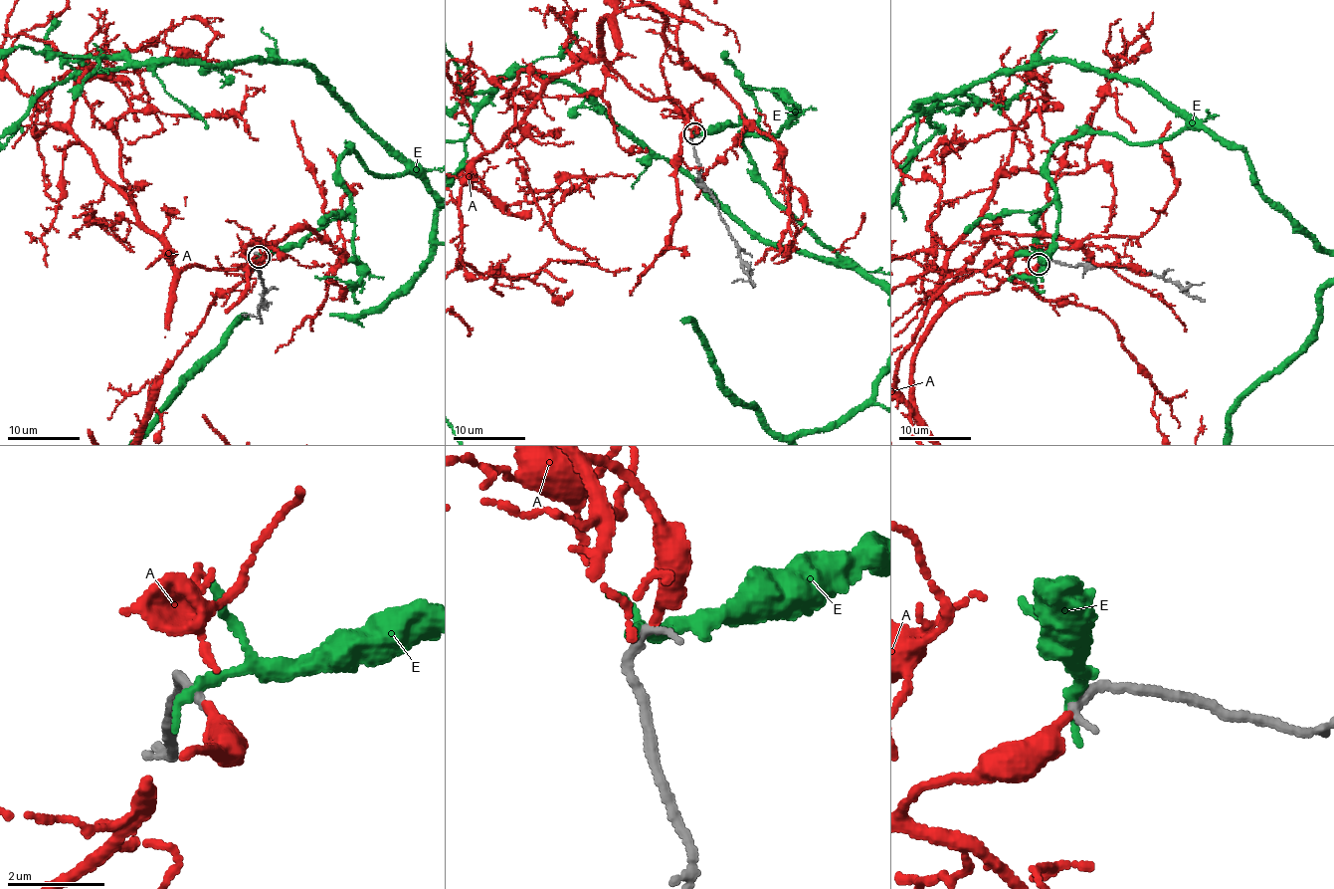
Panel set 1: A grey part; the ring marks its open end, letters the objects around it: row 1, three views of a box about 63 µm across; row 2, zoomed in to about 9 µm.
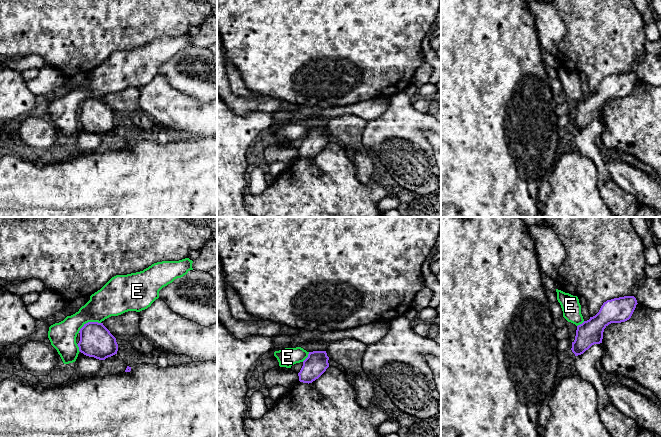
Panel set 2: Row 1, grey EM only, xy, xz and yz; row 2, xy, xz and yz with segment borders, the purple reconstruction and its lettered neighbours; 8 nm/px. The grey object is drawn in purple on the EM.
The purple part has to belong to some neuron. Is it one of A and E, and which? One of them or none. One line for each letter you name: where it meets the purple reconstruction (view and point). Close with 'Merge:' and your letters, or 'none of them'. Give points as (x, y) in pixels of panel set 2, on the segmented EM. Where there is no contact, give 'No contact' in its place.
A: No contact
Merge: A

